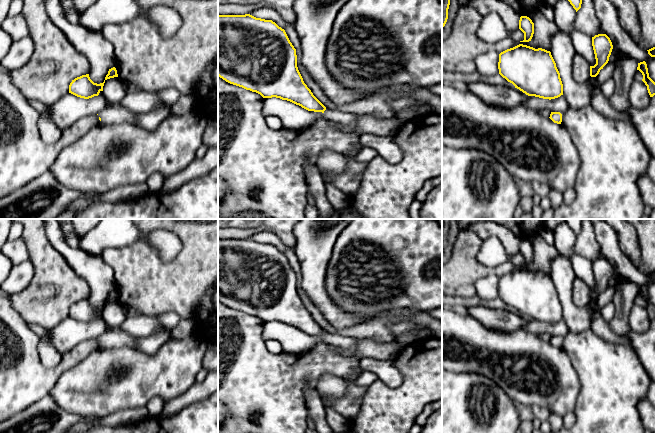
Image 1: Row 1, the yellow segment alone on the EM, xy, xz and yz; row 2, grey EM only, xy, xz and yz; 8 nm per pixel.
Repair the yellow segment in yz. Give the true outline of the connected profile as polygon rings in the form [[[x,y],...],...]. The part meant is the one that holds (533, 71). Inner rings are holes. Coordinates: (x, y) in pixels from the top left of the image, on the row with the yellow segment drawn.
[[[519,44],[499,54],[499,74],[528,96],[555,99],[563,95],[560,73],[550,51]]]

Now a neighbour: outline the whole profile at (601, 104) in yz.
[[[593,86],[591,88],[591,103],[590,105],[600,114],[609,119],[628,121],[633,125],[630,116],[624,112],[617,111],[604,97],[599,87]]]

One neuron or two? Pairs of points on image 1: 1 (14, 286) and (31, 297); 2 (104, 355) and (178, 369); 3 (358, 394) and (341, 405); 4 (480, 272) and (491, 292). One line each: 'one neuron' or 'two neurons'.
1: two neurons
2: one neuron
3: one neuron
4: two neurons

